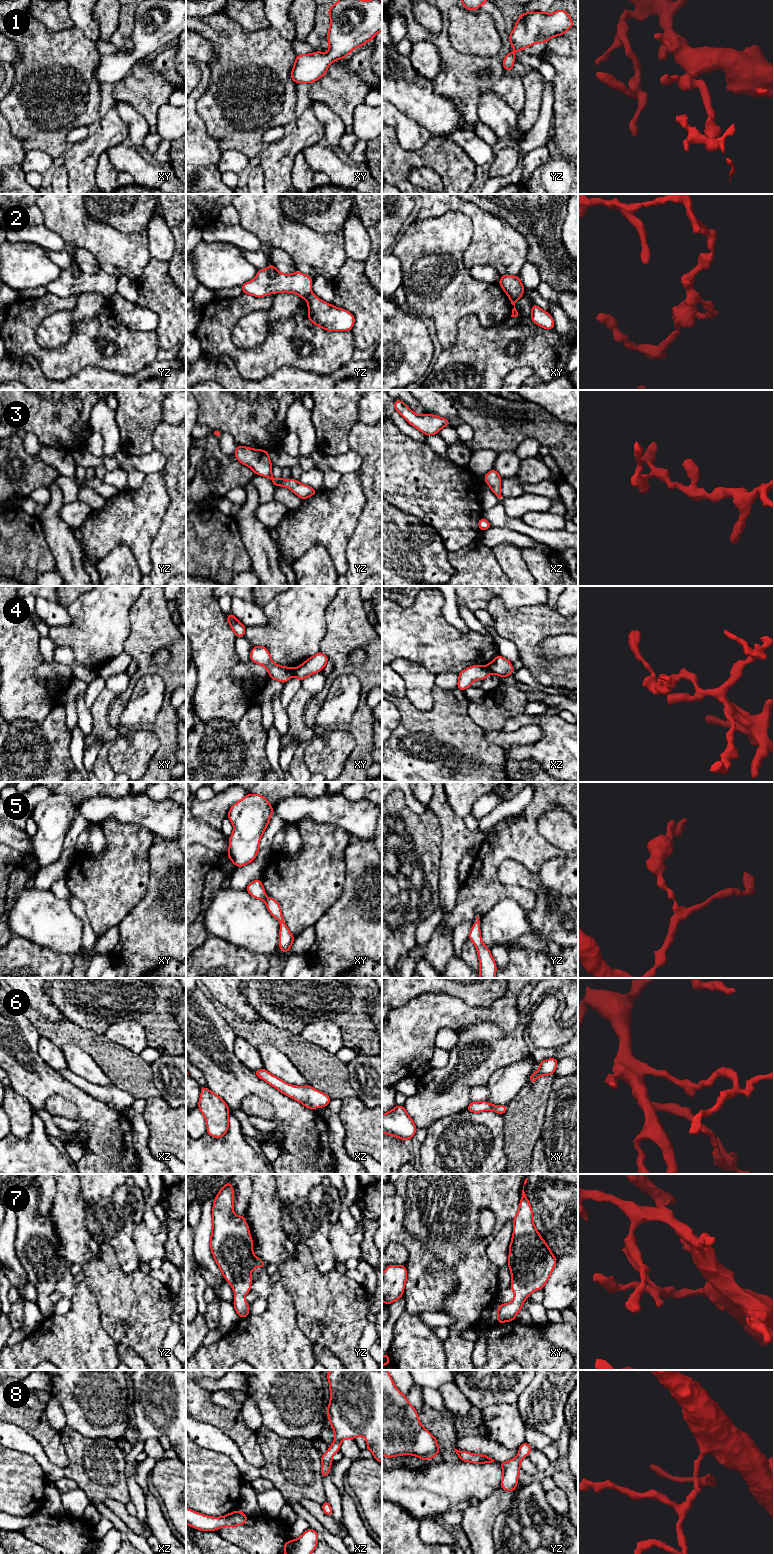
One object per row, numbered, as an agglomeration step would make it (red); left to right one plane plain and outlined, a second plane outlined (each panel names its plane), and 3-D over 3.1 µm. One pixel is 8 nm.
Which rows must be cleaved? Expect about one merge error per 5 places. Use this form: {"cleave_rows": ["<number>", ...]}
{"cleave_rows": ["2", "4"]}

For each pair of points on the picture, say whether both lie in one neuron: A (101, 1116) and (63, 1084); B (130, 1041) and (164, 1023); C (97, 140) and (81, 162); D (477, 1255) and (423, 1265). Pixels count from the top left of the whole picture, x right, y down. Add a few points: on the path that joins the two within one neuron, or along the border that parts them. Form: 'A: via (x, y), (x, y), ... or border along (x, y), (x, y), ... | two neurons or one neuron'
A: via (92, 1111), (72, 1093) | one neuron
B: border along (126, 1019), (137, 1021), (143, 1027), (148, 1045) | two neurons
C: via (94, 145), (82, 157) | one neuron
D: border along (424, 1245), (452, 1271), (456, 1279) | two neurons

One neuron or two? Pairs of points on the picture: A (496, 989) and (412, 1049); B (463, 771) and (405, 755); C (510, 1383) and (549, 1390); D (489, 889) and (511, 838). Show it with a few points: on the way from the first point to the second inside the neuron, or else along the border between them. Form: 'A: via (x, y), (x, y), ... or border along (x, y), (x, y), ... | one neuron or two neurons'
A: border along (451, 995), (471, 1006), (488, 1006), (495, 1000) | two neurons
B: via (449, 771), (432, 757), (419, 757) | one neuron
C: border along (532, 1380), (515, 1402) | two neurons
D: via (489, 876), (489, 860), (498, 851) | one neuron

